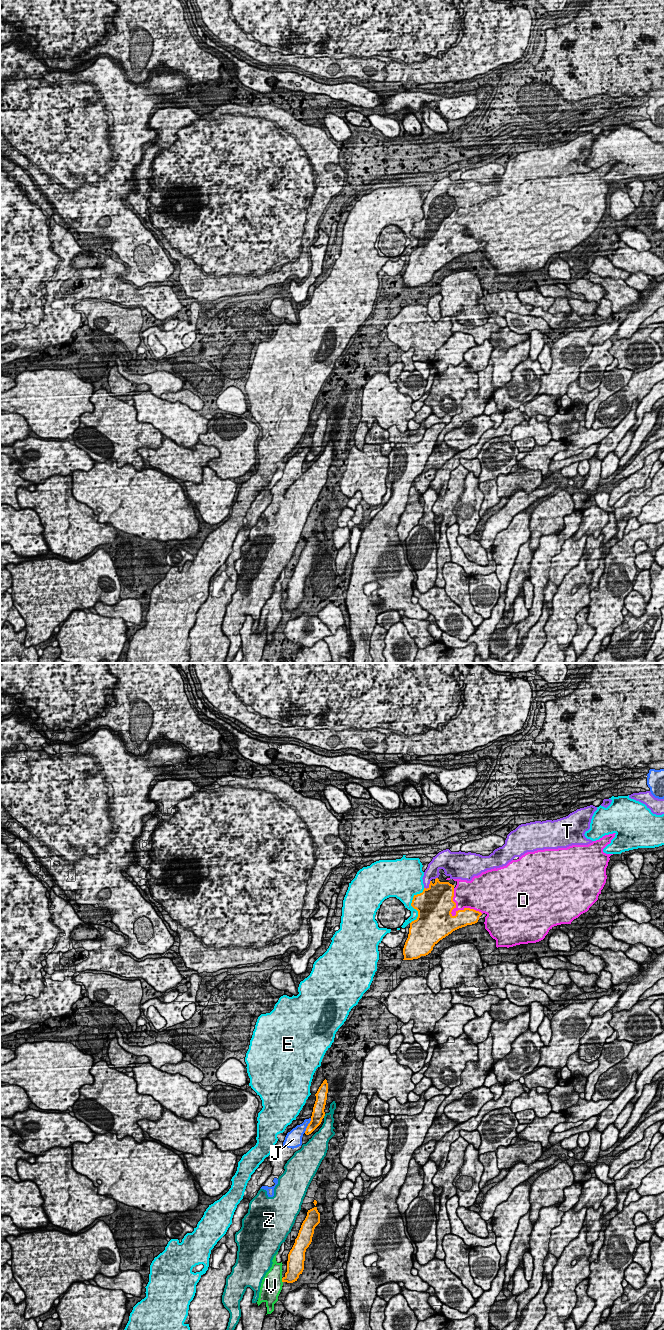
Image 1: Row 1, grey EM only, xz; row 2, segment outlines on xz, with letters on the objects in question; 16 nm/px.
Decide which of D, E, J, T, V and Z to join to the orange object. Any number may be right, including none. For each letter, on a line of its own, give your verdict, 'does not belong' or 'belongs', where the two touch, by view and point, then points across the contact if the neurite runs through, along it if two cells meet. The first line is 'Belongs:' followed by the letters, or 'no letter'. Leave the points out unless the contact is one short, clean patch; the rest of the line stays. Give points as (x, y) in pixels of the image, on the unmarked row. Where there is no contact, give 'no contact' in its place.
Belongs: T
D: does not belong; meets orange in xz at (456, 242)
E: does not belong; meets orange in xz at (411, 233)
J: does not belong; meets orange in xz at (308, 453)
T: belongs; meets orange in xz at (429, 213)
V: does not belong; meets orange in xz at (282, 608)
Z: does not belong; meets orange in xz at (324, 443)

